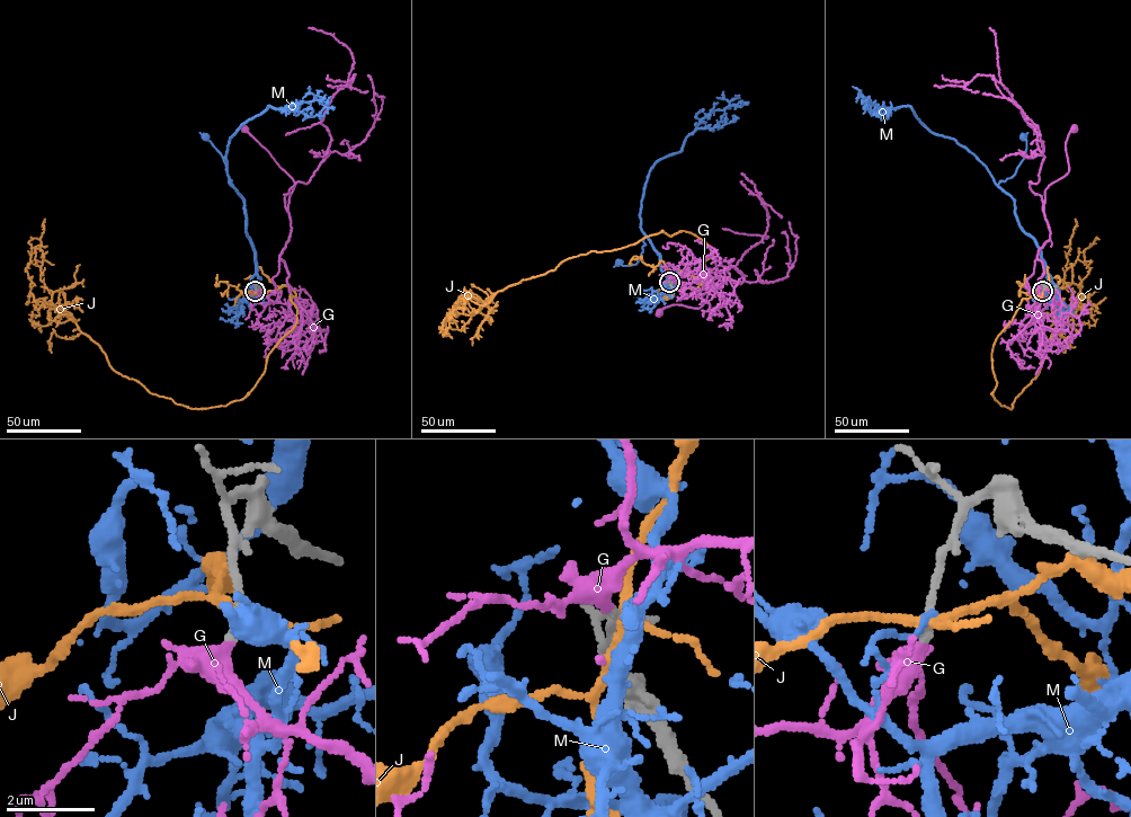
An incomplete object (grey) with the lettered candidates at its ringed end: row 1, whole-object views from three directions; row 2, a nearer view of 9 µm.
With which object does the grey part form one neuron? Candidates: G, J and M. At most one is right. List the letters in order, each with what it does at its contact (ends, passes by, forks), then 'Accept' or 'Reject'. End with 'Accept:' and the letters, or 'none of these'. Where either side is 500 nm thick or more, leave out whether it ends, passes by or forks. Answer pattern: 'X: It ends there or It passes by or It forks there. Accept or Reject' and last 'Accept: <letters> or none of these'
G: It forks there. Accept
J: It forks there. Reject
M: It ends there. Reject
Accept: G

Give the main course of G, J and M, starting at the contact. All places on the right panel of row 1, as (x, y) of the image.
G: (1042, 291), (1035, 298), (1027, 280), (1050, 238), (1044, 192), (1068, 171), (1066, 142), (1072, 130)
J: (1042, 290), (994, 344), (993, 396), (1009, 408), (1076, 313), (1083, 251), (1098, 239)
M: (1042, 290), (1051, 287), (1041, 250), (1020, 225), (1014, 201), (998, 186), (1023, 159), (1022, 136)

